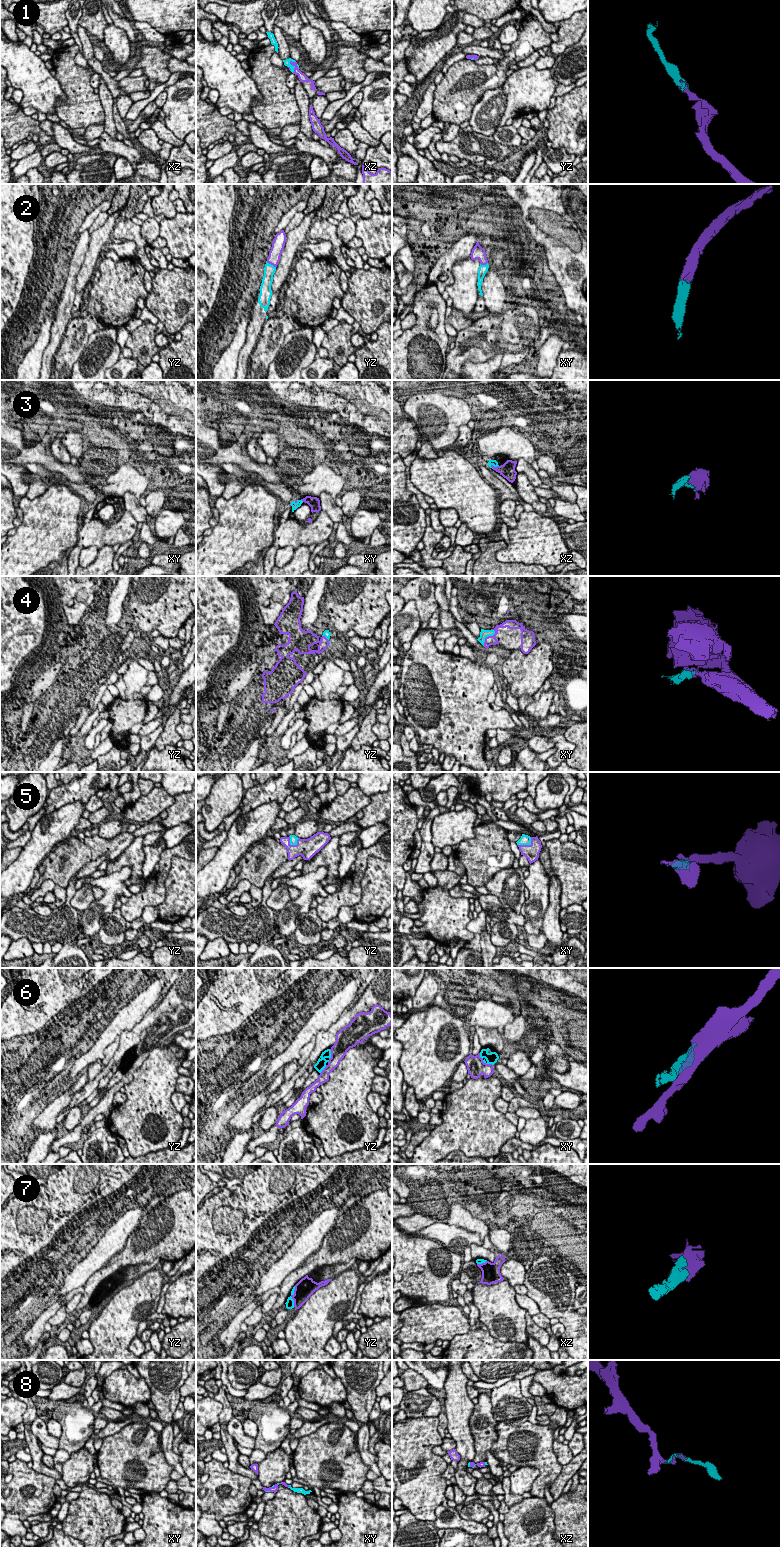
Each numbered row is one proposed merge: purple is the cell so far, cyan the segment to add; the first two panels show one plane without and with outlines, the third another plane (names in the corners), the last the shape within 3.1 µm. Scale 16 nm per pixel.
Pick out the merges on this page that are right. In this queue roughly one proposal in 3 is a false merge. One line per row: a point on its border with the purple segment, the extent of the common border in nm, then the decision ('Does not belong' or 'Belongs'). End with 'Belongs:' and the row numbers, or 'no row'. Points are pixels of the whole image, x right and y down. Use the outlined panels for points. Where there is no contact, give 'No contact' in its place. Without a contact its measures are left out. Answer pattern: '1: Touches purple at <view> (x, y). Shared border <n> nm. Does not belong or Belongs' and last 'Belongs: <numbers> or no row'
1: Touches purple at xz (293, 65). Shared border 220 nm. Belongs
2: Touches purple at yz (271, 264). Shared border 190 nm. Belongs
3: Touches purple at xz (493, 466). Shared border 140 nm. Belongs
4: Touches purple at xy (488, 636). Shared border 320 nm. Belongs
5: Touches purple at yz (295, 845). Shared border 200 nm. Belongs
6: Touches purple at xy (483, 1062). Shared border 300 nm. Does not belong
7: Touches purple at yz (291, 1296). Shared border 340 nm. Belongs
8: Touches purple at xy (268, 1490). Shared border 100 nm. Belongs
Belongs: 1, 2, 3, 4, 5, 7, 8

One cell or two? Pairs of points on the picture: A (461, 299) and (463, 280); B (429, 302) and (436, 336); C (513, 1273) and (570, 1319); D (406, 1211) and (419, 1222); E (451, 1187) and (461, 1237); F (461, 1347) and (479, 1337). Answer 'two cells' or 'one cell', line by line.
A: one cell
B: one cell
C: two cells
D: two cells
E: two cells
F: one cell

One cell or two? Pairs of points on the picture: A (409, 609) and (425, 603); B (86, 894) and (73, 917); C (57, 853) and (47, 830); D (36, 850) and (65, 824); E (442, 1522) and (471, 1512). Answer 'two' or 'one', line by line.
A: two
B: two
C: two
D: one
E: two

